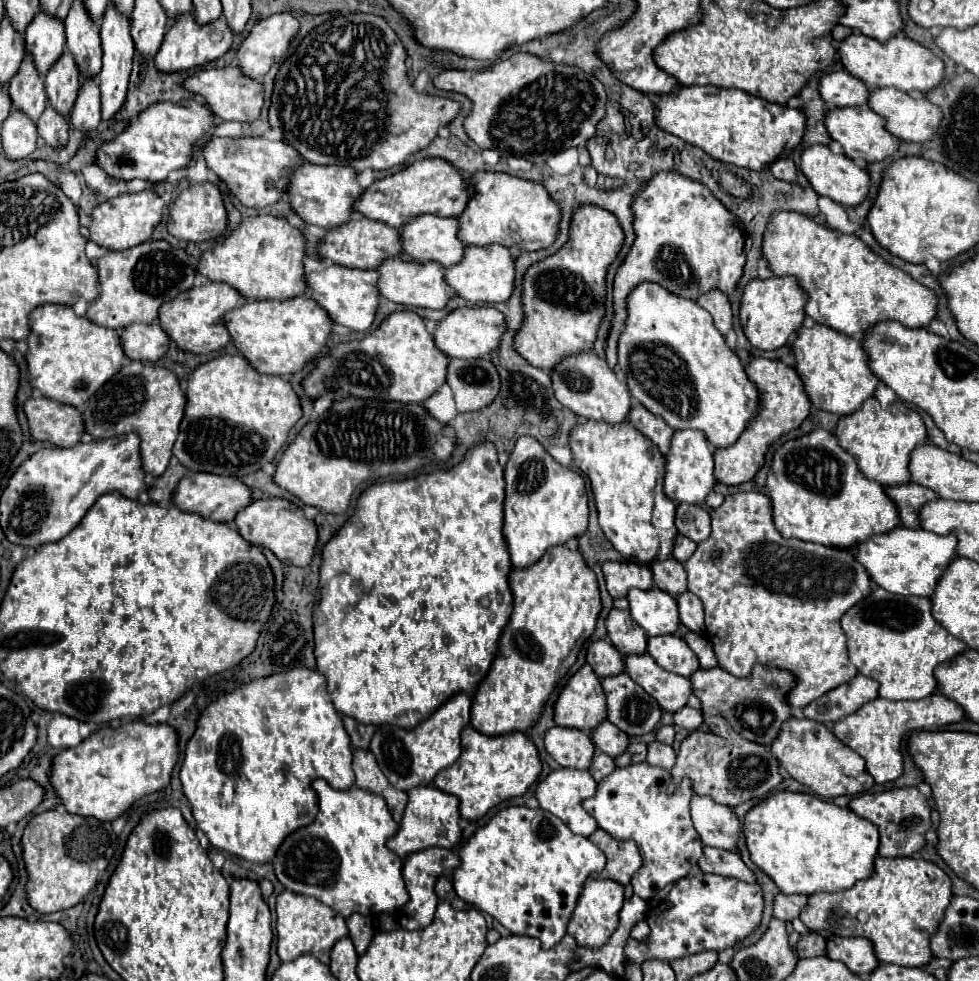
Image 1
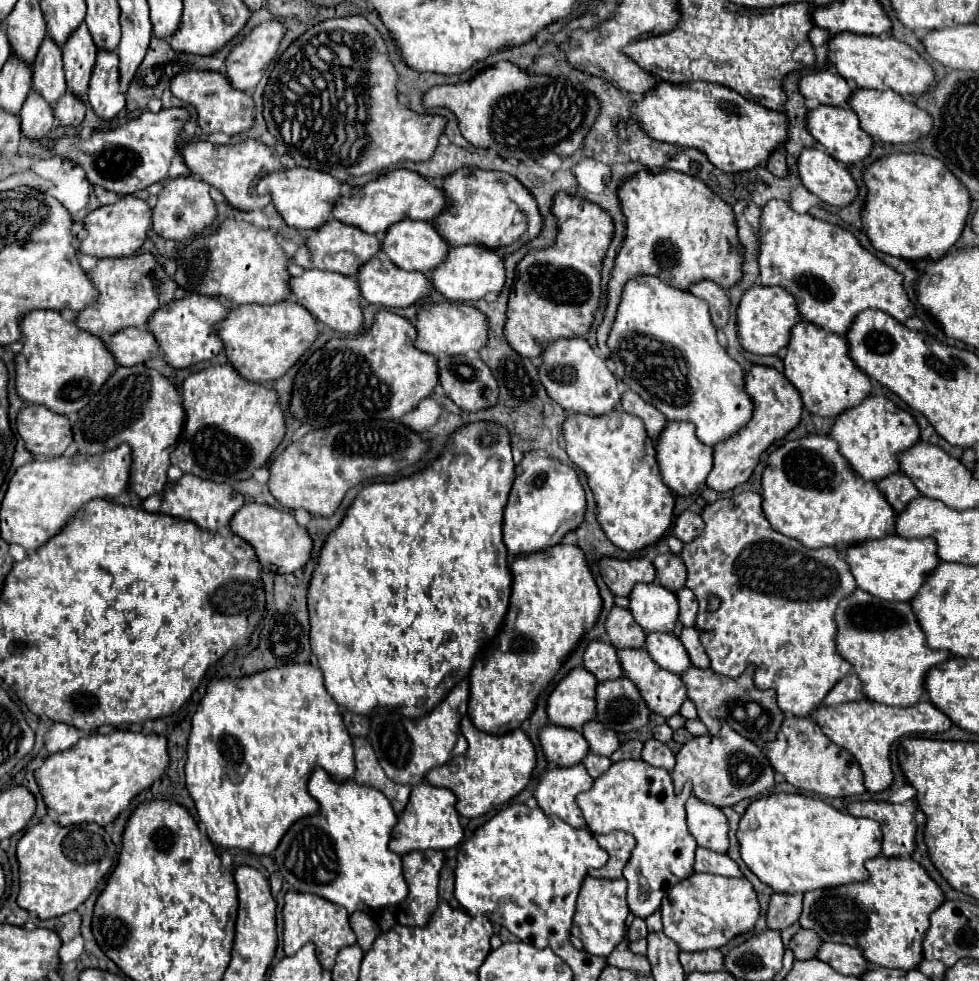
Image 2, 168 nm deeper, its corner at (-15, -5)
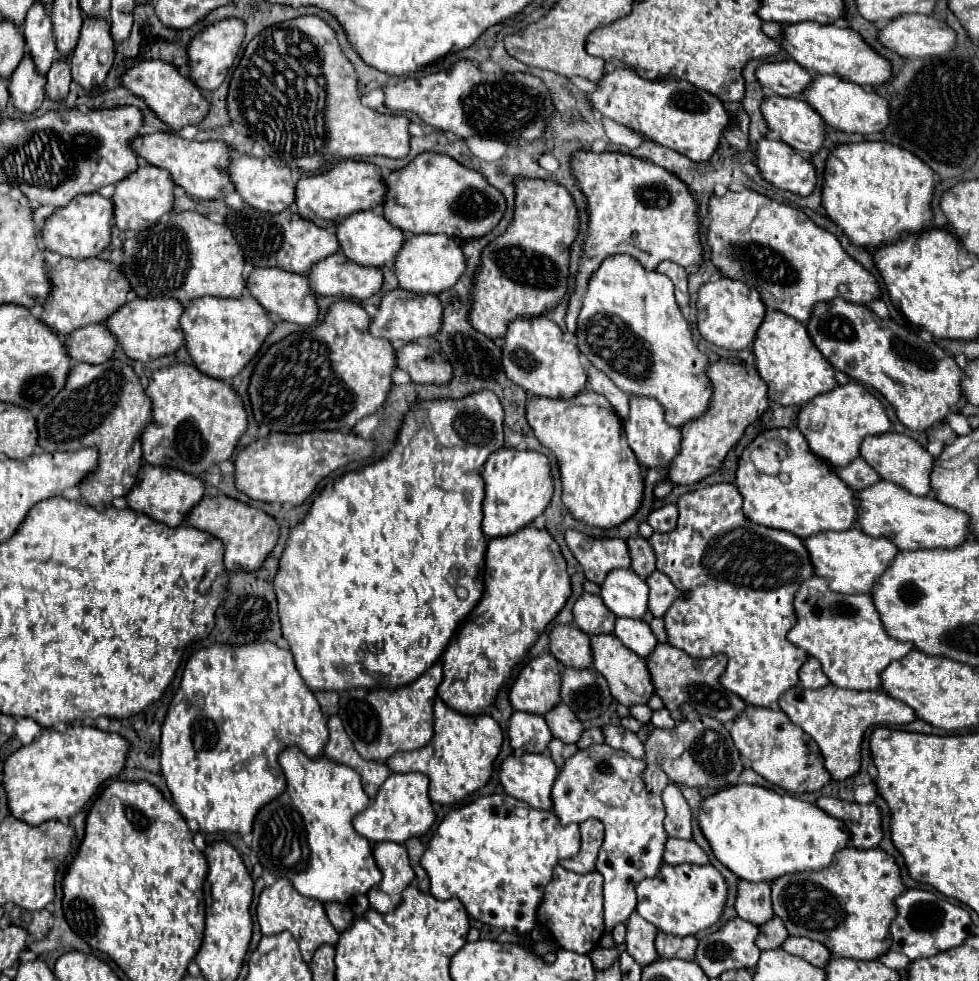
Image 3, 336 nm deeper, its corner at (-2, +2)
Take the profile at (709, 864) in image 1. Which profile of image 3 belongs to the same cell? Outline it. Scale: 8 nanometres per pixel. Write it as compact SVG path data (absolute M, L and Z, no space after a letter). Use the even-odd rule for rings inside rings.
M669 838L667 844L665 844L663 862L673 864L673 866L685 864L685 862L709 864L707 854L693 840L675 840L675 838Z

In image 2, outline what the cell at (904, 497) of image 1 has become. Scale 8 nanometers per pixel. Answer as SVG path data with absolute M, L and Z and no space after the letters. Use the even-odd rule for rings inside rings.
M894 473L878 483L880 491L888 499L888 503L894 507L894 511L904 511L910 501L922 497L920 491L916 491L916 485L904 475L904 473Z

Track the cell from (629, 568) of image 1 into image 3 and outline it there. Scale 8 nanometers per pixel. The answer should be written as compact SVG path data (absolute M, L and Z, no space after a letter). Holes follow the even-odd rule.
M569 528L565 544L583 566L585 578L595 584L601 584L613 568L631 568L627 544L621 538L593 538Z

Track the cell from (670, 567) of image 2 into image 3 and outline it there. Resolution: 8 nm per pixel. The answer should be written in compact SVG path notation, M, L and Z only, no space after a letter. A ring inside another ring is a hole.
M635 536L635 538L627 540L627 546L629 546L629 554L631 554L633 572L645 580L651 572L655 572L655 552L653 552L651 544L645 538Z

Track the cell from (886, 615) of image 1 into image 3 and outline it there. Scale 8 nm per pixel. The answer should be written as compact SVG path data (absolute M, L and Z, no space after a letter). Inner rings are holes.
M813 576L799 586L793 608L797 622L787 632L787 640L819 660L823 674L833 686L847 690L879 690L879 674L893 660L901 660L909 650L913 650L911 644L887 636L869 594L847 596L831 592L827 588L827 580L819 576Z

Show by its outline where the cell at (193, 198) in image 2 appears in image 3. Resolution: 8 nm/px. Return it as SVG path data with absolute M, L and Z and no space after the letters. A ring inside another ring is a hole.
M139 166L119 184L115 184L115 192L111 196L113 202L113 224L119 230L141 230L155 224L163 214L171 212L175 202L175 184L171 176L163 168L155 166Z

